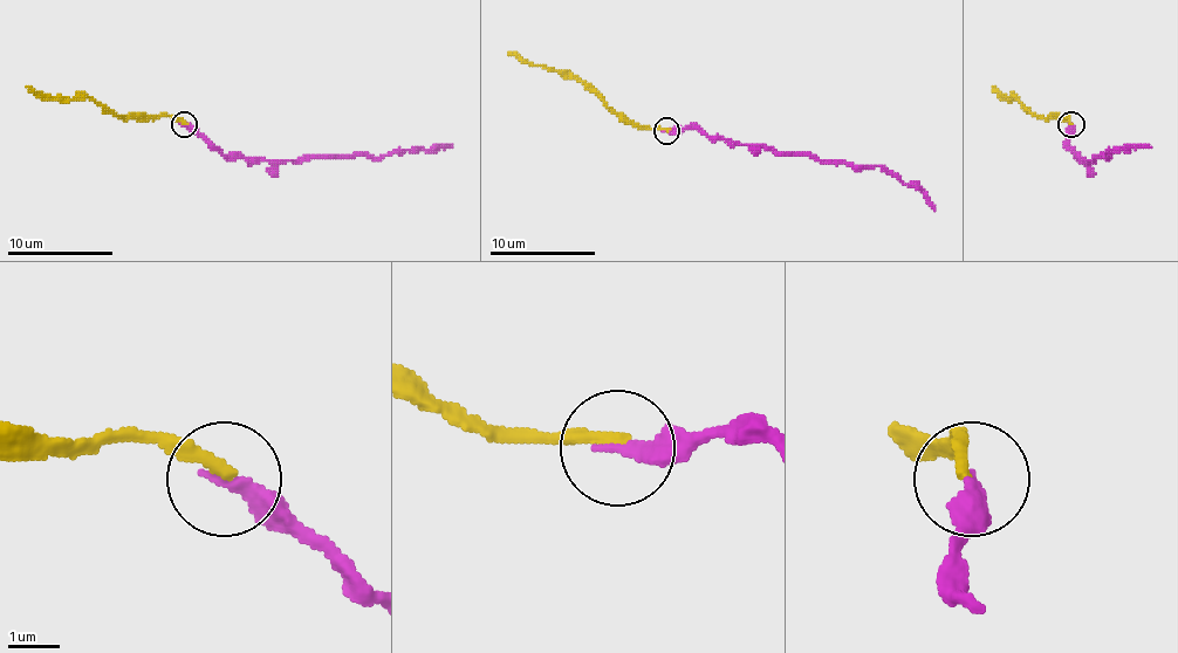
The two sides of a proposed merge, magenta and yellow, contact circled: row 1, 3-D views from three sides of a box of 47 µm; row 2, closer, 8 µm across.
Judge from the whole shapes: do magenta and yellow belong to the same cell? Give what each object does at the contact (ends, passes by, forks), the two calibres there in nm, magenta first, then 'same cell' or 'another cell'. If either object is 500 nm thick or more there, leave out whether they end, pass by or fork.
magenta ends; yellow ends; calibres 300 and 280 nm; same cell

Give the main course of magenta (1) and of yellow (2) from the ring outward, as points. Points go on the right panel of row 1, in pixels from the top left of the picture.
1: (1072, 123), (1069, 148), (1084, 160), (1101, 155), (1105, 158), (1105, 152), (1151, 148)
2: (1072, 123), (1069, 115), (1034, 115), (1016, 97), (1002, 97), (992, 87)

